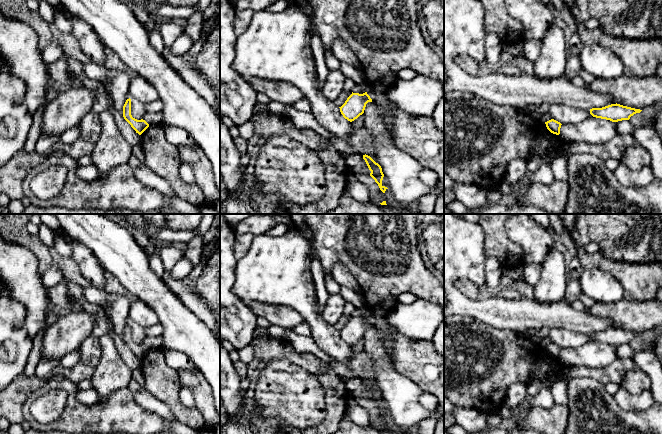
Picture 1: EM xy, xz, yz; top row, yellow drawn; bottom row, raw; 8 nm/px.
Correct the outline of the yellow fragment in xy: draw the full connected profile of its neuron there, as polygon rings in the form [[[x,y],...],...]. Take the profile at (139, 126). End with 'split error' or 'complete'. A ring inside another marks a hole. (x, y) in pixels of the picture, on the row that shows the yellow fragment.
[[[130,98],[126,100],[123,106],[123,117],[139,135],[141,135],[149,127],[149,124],[145,120],[137,120],[132,117]]]; complete

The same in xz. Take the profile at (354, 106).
[[[352,92],[345,103],[339,107],[340,112],[345,119],[352,122],[364,113],[368,102],[372,102],[372,99],[367,92],[363,94]]]; complete

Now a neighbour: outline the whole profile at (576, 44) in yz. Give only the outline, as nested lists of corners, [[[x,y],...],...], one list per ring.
[[[577,31],[573,32],[570,38],[570,52],[571,54],[579,54],[581,48],[583,47],[580,35]]]

